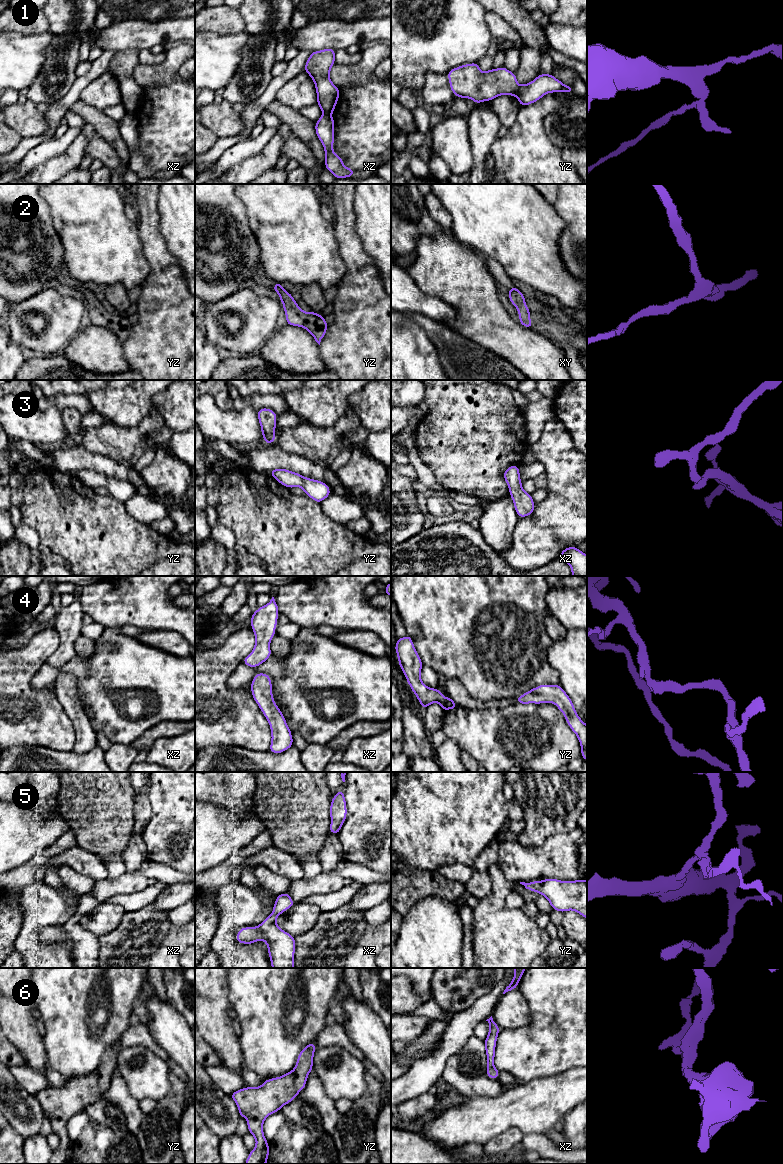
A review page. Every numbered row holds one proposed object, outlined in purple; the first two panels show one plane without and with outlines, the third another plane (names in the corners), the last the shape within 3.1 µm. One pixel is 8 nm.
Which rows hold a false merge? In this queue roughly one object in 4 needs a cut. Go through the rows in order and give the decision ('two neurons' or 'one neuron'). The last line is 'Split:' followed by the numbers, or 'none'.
1: two neurons
2: one neuron
3: one neuron
4: one neuron
5: one neuron
6: one neuron
Split: 1

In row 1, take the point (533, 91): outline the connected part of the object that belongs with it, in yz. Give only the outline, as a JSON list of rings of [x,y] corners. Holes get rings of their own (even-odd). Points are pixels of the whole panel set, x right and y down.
[[[539,74],[533,81],[521,85],[515,94],[520,106],[530,105],[547,93],[573,93],[573,87],[563,84],[552,74]]]

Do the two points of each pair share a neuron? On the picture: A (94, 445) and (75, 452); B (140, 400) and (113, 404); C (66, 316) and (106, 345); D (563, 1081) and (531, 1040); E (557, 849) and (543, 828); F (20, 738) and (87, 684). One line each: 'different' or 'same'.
A: different
B: same
C: different
D: different
E: different
F: different

